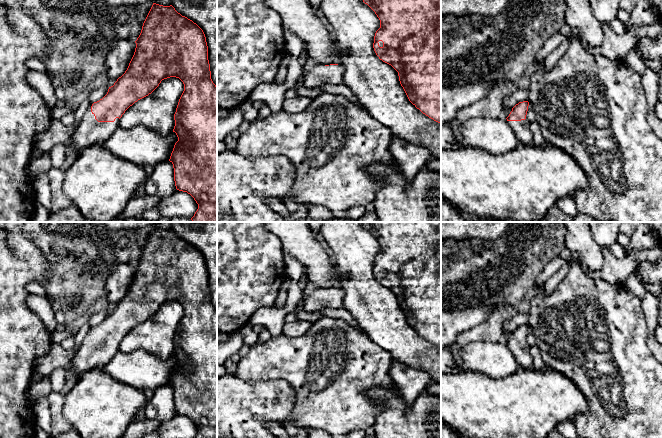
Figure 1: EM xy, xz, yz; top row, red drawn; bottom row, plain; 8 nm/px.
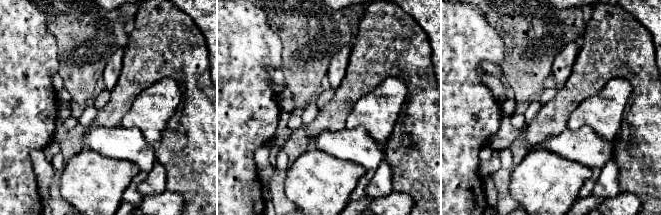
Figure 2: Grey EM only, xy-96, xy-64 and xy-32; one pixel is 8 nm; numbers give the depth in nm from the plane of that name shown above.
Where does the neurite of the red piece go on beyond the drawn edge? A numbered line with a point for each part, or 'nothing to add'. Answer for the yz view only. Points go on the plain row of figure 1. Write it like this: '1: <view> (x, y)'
1: yz (521, 352)

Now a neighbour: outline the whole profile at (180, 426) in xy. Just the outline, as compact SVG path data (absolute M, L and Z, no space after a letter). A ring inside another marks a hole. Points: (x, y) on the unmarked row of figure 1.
M177 414L168 421L160 422L156 432L160 438L195 438L198 428L190 418Z

